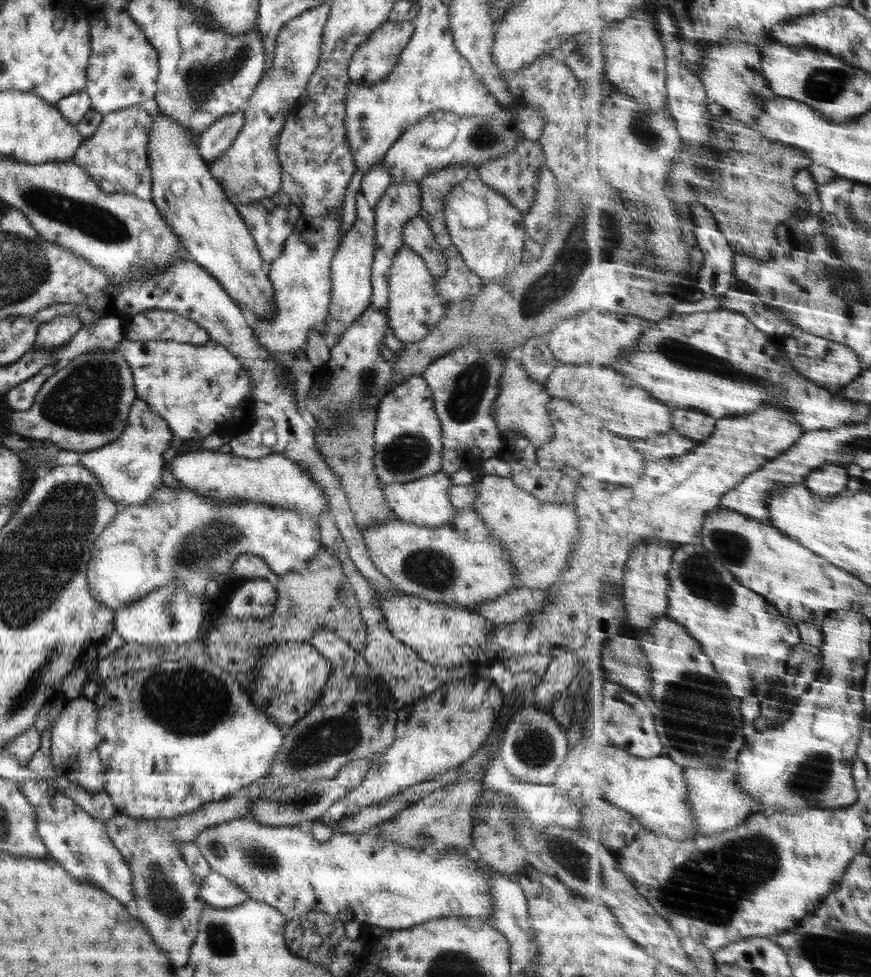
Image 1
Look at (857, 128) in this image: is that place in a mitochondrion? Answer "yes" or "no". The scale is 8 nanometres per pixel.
no

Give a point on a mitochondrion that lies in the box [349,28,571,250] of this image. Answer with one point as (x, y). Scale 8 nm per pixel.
(482, 135)

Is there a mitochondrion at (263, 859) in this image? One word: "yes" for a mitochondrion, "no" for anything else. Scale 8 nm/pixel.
yes

